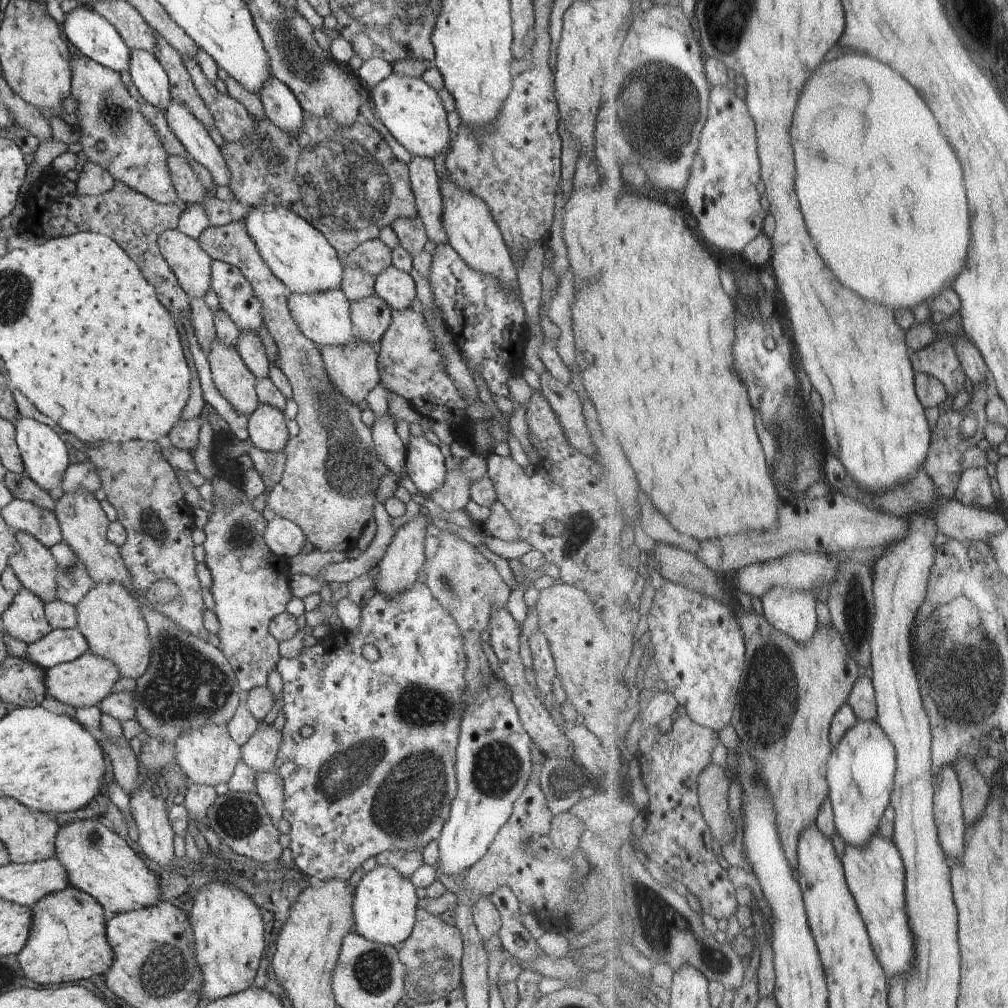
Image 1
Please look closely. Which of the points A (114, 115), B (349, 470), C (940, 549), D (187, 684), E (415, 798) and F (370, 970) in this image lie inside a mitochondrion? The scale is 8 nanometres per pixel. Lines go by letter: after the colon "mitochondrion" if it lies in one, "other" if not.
A: mitochondrion
B: mitochondrion
C: other
D: mitochondrion
E: mitochondrion
F: mitochondrion

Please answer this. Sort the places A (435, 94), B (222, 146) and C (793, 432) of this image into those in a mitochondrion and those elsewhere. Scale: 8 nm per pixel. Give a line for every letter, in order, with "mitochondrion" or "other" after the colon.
A: other
B: other
C: mitochondrion

